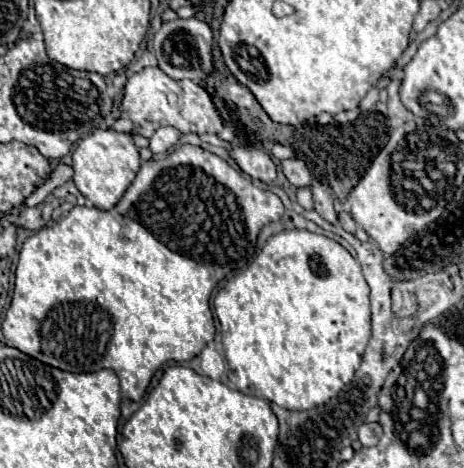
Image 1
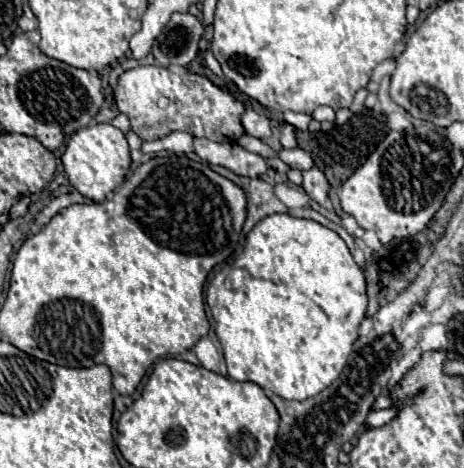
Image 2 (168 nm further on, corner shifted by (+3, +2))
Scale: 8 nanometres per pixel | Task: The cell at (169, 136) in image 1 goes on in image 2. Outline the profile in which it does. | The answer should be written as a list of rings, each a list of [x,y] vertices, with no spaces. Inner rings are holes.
[[[194,136],[194,150],[202,160],[210,164],[220,164],[234,174],[248,178],[260,178],[268,168],[266,160],[260,154],[248,152],[234,142],[212,142],[208,138]]]

